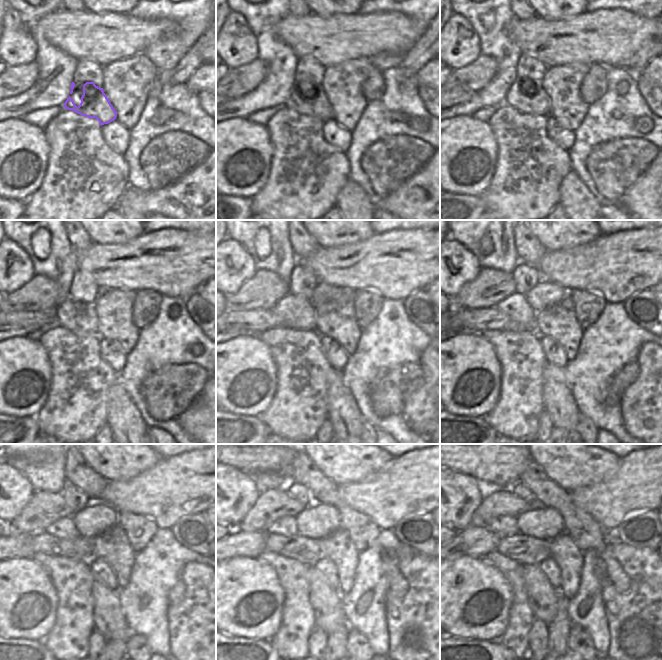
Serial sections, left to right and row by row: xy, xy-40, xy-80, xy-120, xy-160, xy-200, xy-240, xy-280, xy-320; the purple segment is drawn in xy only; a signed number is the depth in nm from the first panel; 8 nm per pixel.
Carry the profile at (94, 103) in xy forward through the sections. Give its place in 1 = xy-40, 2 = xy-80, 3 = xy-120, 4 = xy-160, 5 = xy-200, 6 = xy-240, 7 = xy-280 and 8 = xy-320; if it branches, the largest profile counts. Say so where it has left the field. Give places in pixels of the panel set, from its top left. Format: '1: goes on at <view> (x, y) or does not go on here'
1: goes on at xy-40 (316, 104)
2: goes on at xy-80 (538, 103)
3: goes on at xy-120 (66, 315)
4: goes on at xy-160 (296, 312)
5: goes on at xy-200 (516, 306)
6: goes on at xy-240 (64, 528)
7: goes on at xy-280 (286, 526)
8: goes on at xy-320 (504, 525)

